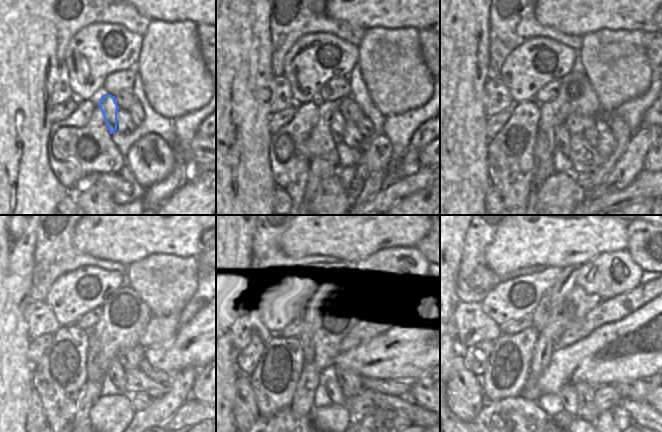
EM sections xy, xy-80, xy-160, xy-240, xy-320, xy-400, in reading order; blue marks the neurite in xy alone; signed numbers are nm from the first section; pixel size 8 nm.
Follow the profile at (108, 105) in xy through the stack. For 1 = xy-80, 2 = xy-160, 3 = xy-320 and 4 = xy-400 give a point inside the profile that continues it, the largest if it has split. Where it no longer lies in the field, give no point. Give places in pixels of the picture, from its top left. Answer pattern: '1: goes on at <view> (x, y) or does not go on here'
1: goes on at xy-80 (337, 125)
2: goes on at xy-160 (562, 135)
3: goes on at xy-320 (340, 393)
4: goes on at xy-400 (568, 395)

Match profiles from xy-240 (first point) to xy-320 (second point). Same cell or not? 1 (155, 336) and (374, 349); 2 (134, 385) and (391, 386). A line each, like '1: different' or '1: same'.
1: different
2: same

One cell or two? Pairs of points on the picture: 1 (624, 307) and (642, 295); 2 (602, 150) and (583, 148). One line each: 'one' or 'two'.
1: one
2: two

